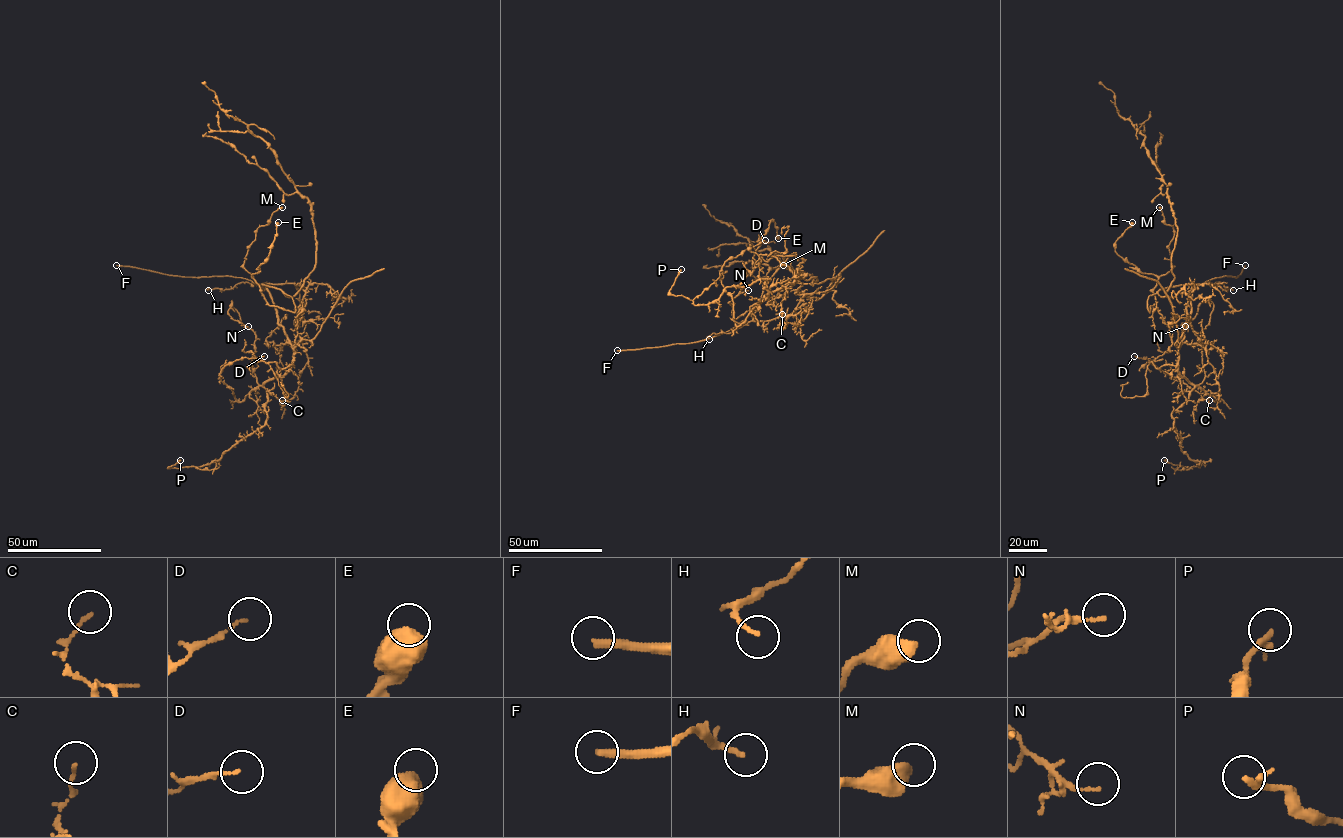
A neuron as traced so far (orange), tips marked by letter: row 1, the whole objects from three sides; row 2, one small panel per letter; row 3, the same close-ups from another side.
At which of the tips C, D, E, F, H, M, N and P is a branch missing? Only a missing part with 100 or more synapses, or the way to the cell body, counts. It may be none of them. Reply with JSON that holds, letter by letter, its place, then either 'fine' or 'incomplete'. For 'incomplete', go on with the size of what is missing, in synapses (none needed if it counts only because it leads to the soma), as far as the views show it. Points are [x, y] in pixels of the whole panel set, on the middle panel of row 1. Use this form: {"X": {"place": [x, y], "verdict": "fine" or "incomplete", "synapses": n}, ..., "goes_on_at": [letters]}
{"C": {"place": [782, 314], "verdict": "fine"}, "D": {"place": [765, 240], "verdict": "fine"}, "E": {"place": [778, 238], "verdict": "fine"}, "F": {"place": [617, 350], "verdict": "incomplete", "synapses": 130}, "H": {"place": [709, 339], "verdict": "fine"}, "M": {"place": [783, 265], "verdict": "fine"}, "N": {"place": [748, 290], "verdict": "fine"}, "P": {"place": [681, 269], "verdict": "fine"}, "goes_on_at": ["F"]}

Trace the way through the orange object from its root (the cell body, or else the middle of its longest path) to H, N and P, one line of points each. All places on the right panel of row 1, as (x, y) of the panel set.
H: (1185, 284), (1194, 283), (1184, 339), (1176, 346), (1193, 287), (1220, 282), (1233, 290)
N: (1185, 284), (1194, 283), (1178, 372), (1199, 385), (1205, 376), (1201, 331), (1213, 304), (1202, 302), (1185, 326)
P: (1185, 284), (1194, 283), (1178, 372), (1194, 387), (1171, 417), (1181, 449), (1200, 467), (1164, 460)

